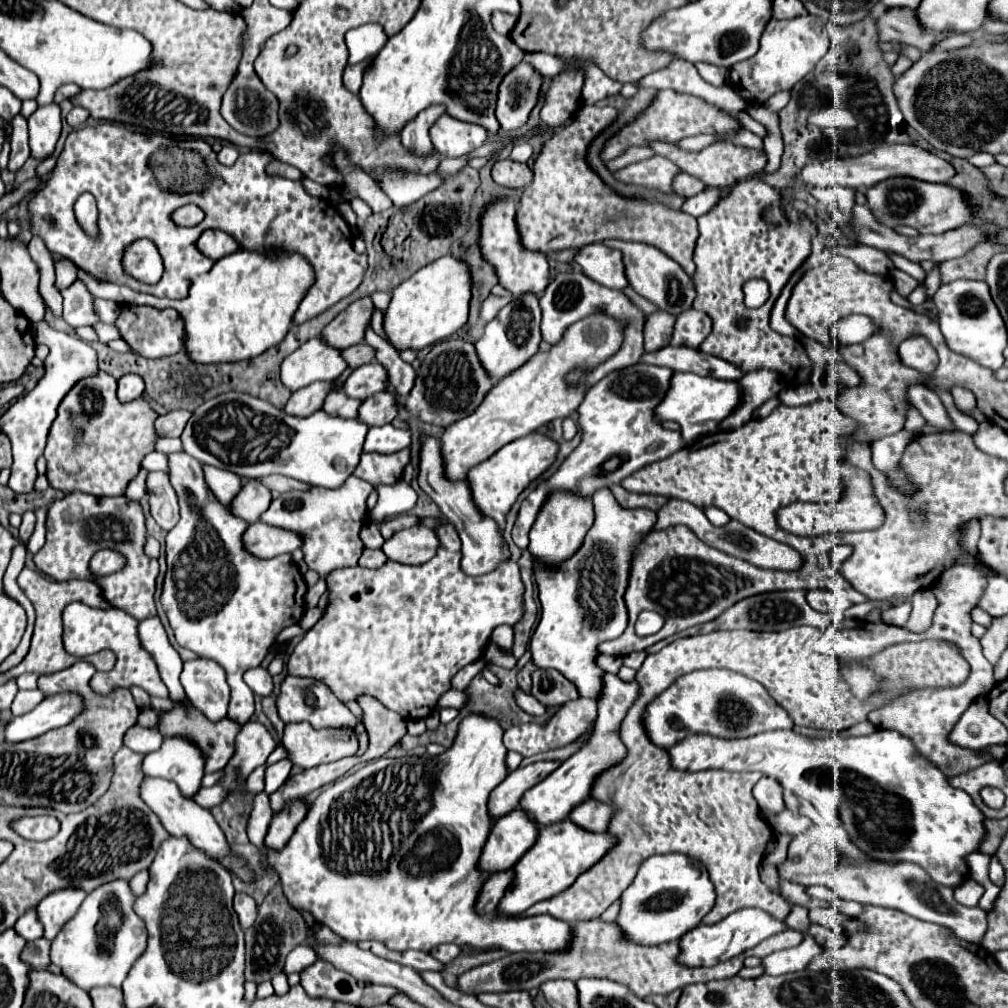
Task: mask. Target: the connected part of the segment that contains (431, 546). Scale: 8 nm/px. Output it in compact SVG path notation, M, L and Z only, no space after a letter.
M413 526L409 530L401 530L383 544L383 552L387 554L389 560L413 566L431 560L437 548L439 548L439 538L435 530L425 526Z

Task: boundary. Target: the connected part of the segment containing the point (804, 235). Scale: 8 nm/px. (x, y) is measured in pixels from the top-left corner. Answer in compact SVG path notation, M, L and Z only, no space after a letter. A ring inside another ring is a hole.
M749 178L745 182L739 182L727 198L717 202L705 216L699 218L699 238L693 256L697 264L697 272L693 278L697 298L693 302L693 308L709 314L713 320L713 332L703 340L699 350L723 358L735 366L743 366L745 372L765 366L786 376L784 380L787 382L806 383L810 379L812 368L803 344L795 338L787 338L771 330L769 314L791 274L809 258L811 240L817 234L817 226L805 214L799 214L795 210L793 214L787 214L789 218L783 224L769 224L763 220L761 214L769 206L785 208L783 196L759 178ZM751 278L767 280L771 292L769 300L755 310L743 306L741 288ZM737 318L747 318L745 330L739 330L735 326Z

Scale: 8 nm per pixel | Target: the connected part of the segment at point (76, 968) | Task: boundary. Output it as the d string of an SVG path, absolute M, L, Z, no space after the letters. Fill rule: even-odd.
M109 882L105 886L99 886L93 894L83 900L79 912L65 924L65 930L61 930L61 934L57 934L51 944L51 962L61 968L61 974L65 974L65 978L69 978L83 990L91 990L95 986L121 986L133 962L143 954L147 946L147 930L141 924L141 918L137 918L137 914L133 912L133 902L135 896L131 894L127 882ZM105 902L117 904L123 914L123 922L117 934L109 938L109 952L101 948L101 940L95 930L101 918L101 906Z

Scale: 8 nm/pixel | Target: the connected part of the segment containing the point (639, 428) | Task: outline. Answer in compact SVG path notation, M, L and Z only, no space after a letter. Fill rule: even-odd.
M635 364L627 370L619 370L617 374L609 374L597 386L587 390L583 398L583 406L579 406L579 426L583 428L583 440L575 448L575 452L563 462L563 466L543 484L539 484L521 504L519 516L513 526L513 542L525 550L529 544L529 530L535 522L537 512L541 510L545 498L555 490L571 490L581 496L593 496L595 490L611 486L613 482L621 482L647 462L655 462L667 458L683 448L680 431L665 430L659 418L653 414L655 406L661 404L669 390L673 370L651 366L651 364ZM617 456L617 466L605 466L609 458Z

